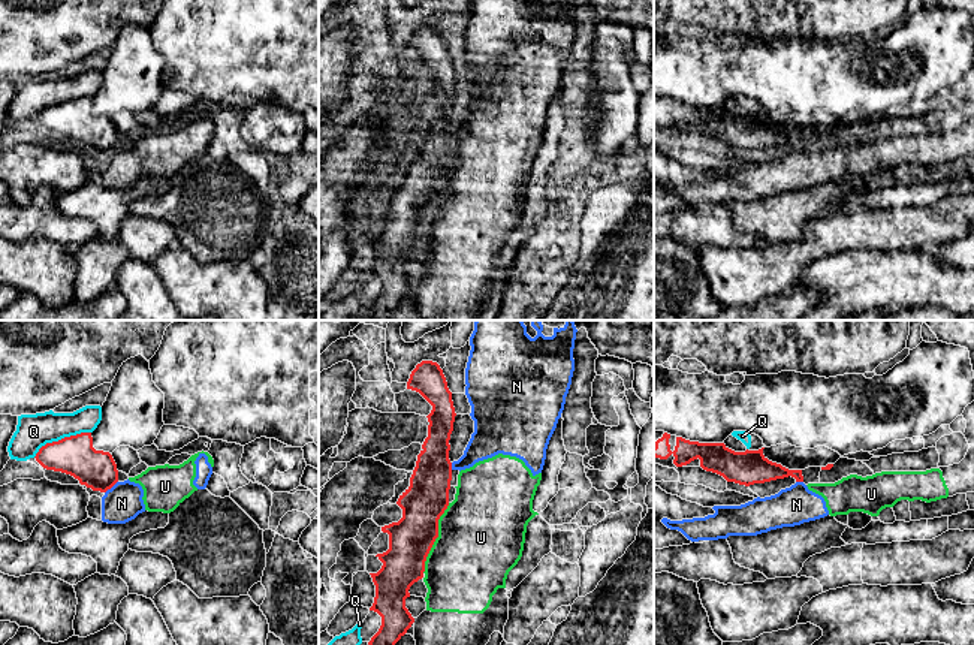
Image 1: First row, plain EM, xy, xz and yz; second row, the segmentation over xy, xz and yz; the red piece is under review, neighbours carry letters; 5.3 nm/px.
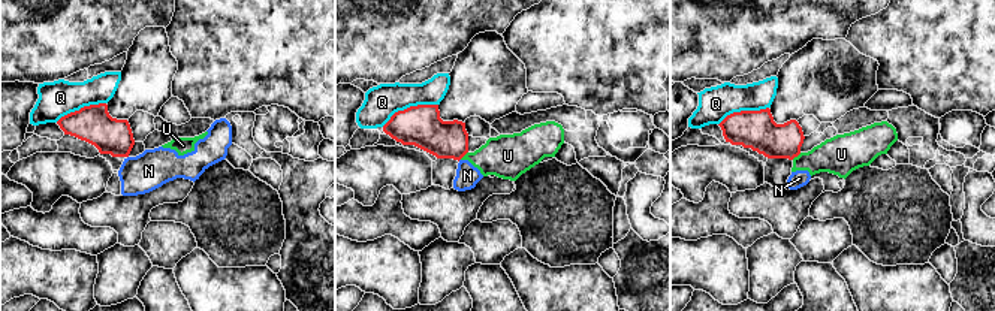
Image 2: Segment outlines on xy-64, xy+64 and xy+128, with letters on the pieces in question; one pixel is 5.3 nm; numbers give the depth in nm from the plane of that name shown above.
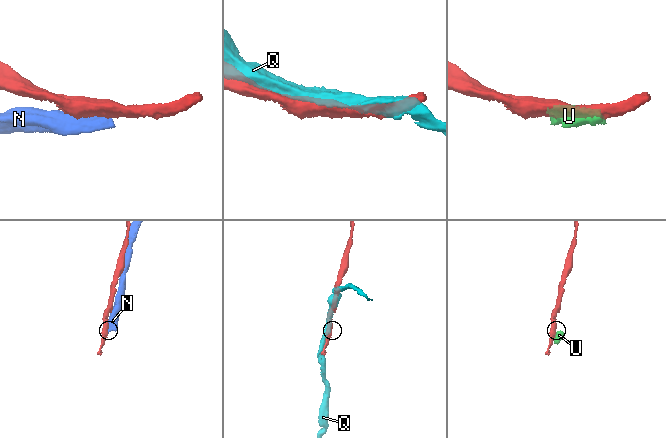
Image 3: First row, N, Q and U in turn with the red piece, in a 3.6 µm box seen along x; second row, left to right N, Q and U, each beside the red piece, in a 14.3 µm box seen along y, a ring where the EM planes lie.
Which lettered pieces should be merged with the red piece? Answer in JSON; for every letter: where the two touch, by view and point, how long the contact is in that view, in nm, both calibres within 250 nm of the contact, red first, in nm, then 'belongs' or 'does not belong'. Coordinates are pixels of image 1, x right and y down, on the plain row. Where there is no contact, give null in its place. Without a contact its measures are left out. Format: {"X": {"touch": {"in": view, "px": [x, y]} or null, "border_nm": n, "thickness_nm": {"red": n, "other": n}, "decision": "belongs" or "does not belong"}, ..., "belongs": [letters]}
{"N": {"touch": {"in": "xy", "px": [111, 151]}, "border_nm": 100, "thickness_nm": {"red": 200, "other": 200}, "decision": "does not belong"}, "Q": {"touch": {"in": "xy", "px": [62, 104]}, "border_nm": 340, "thickness_nm": {"red": 220, "other": 190}, "decision": "does not belong"}, "U": {"touch": {"in": "xz", "px": [437, 201]}, "border_nm": 400, "thickness_nm": {"red": 240, "other": 460}, "decision": "does not belong"}, "belongs": []}

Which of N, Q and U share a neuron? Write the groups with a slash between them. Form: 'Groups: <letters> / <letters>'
Groups: N U / Q

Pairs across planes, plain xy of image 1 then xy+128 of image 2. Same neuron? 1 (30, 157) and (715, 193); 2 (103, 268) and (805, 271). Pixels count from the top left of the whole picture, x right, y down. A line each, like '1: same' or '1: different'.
1: different
2: different

